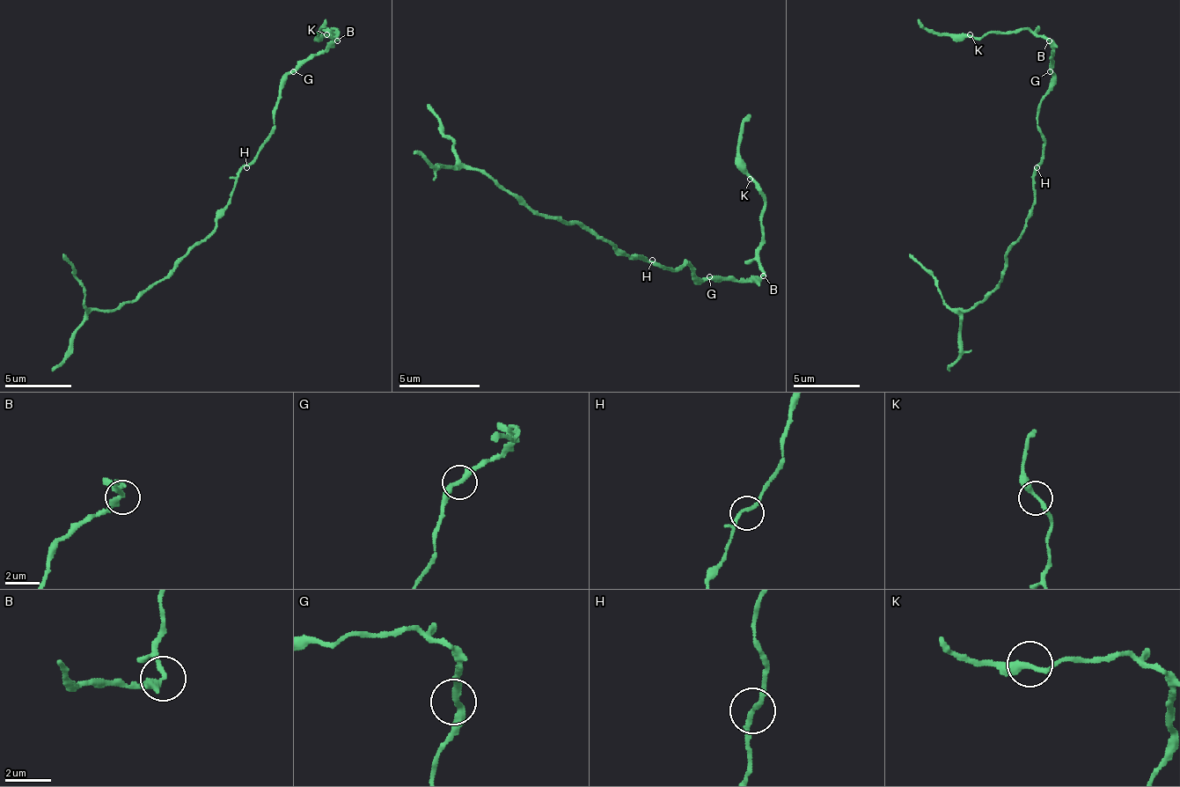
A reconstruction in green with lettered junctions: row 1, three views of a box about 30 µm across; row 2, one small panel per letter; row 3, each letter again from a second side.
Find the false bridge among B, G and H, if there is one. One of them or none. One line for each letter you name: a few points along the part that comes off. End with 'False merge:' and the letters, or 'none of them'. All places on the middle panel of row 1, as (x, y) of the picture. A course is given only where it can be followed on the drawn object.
False merge: none of them

